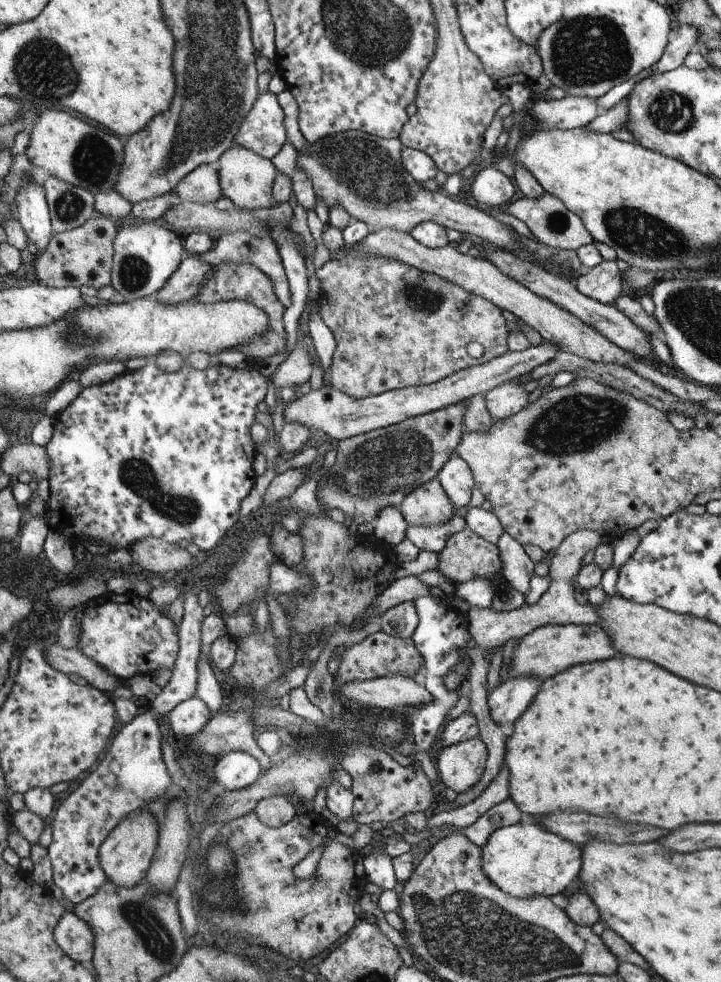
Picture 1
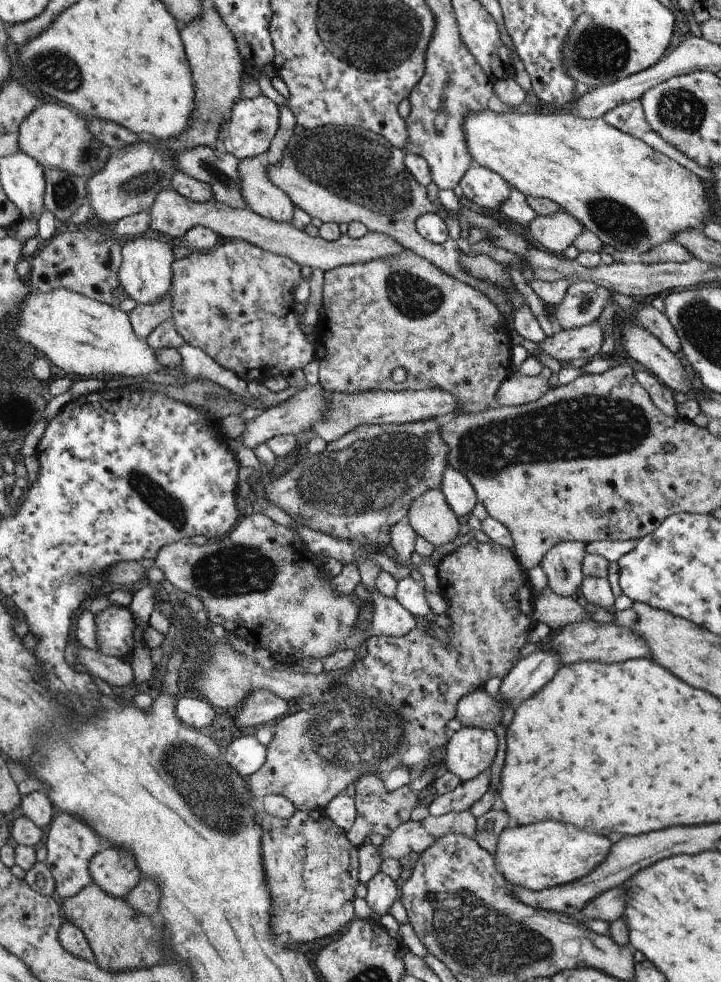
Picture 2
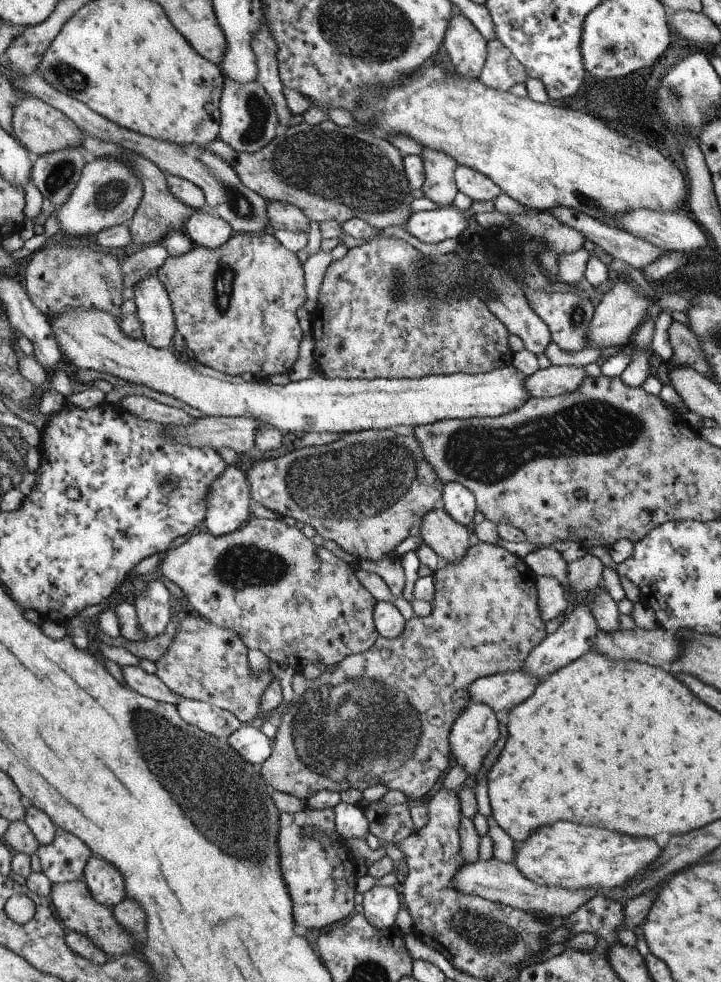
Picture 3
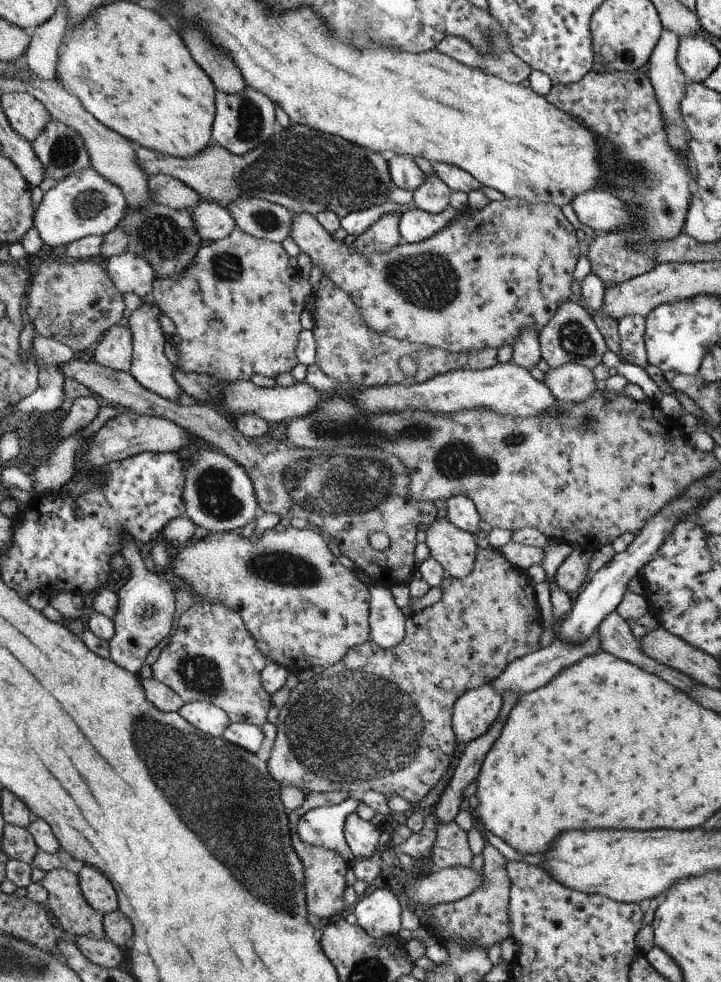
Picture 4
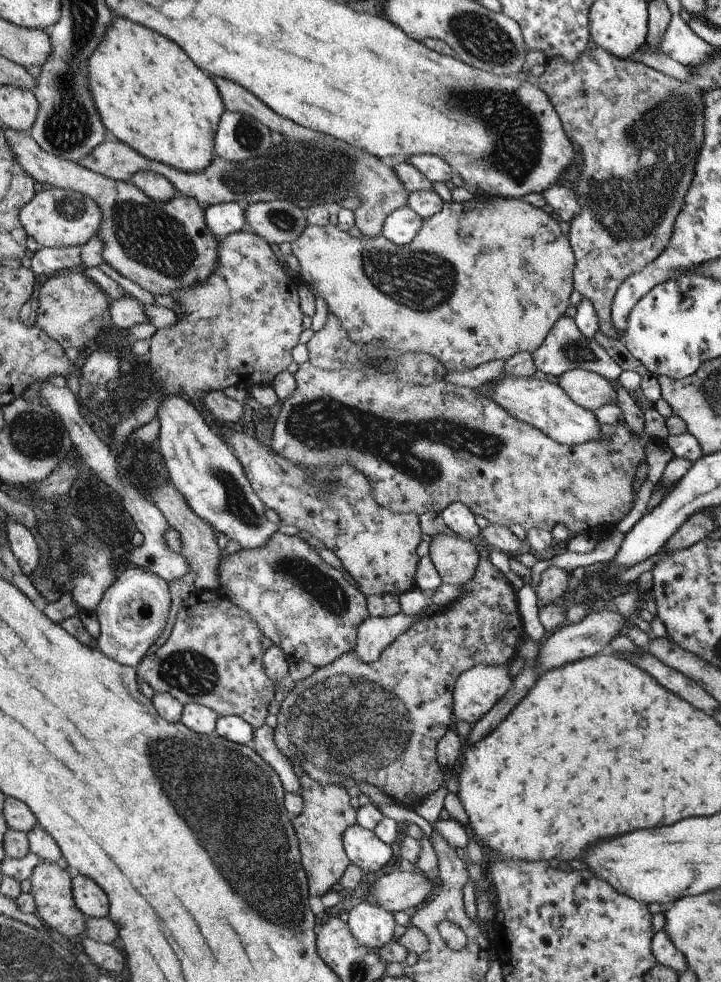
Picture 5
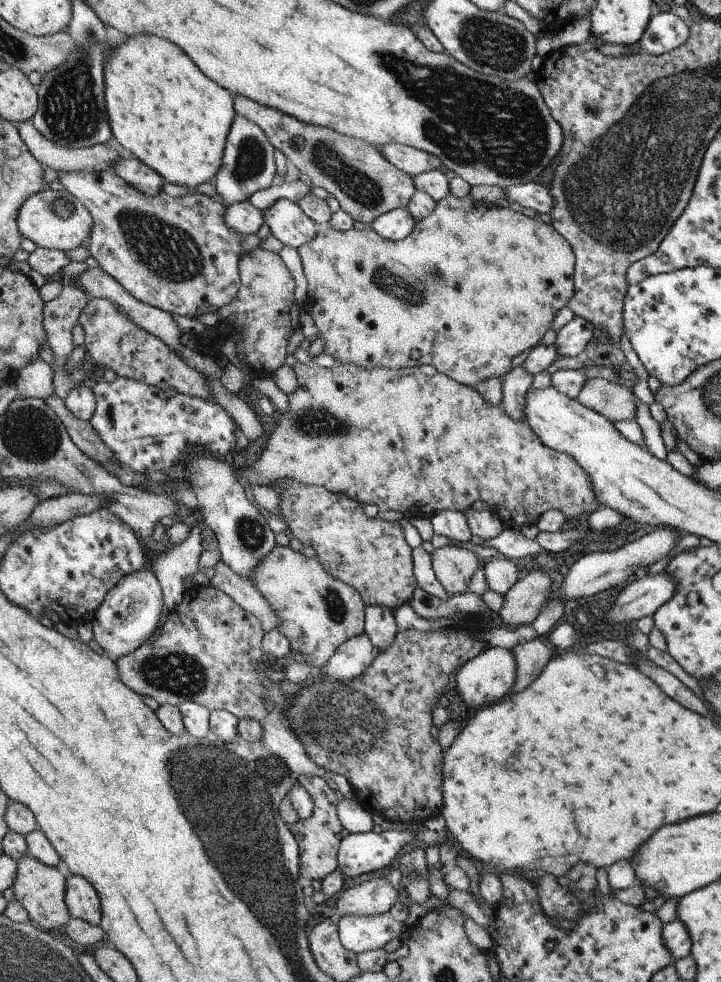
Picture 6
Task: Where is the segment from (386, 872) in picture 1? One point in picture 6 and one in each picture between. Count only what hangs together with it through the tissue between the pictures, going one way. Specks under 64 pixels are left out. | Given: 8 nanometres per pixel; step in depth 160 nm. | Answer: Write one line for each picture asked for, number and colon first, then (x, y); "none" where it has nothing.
2: (383, 890)
3: (381, 904)
4: (379, 913)
5: (373, 926)
6: (358, 934)

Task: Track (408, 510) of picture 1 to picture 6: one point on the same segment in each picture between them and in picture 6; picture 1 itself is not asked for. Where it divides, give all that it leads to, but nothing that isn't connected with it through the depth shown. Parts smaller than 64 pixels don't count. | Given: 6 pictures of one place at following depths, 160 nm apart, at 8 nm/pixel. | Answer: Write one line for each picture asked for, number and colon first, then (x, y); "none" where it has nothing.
2: (432, 517)
3: (449, 540)
4: (454, 549)
5: (455, 559)
6: (453, 566)

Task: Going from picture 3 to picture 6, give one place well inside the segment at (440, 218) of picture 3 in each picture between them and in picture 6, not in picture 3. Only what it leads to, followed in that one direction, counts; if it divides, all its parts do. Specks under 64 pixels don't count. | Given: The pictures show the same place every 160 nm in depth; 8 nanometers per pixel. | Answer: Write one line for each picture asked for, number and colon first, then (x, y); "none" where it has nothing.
4: (415, 225)
5: (402, 226)
6: (396, 225)

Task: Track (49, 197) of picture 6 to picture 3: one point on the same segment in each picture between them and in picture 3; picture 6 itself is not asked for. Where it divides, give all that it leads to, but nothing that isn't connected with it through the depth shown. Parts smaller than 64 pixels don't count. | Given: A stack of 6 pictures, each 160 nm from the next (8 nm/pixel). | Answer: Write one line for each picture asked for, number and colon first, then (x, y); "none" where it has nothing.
3: (109, 193)
4: (79, 206)
5: (58, 217)

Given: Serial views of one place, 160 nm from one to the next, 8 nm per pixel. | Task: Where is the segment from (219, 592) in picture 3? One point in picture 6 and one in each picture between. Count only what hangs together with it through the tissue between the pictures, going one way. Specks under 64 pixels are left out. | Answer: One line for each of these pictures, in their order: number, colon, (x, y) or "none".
4: (298, 601)
5: (307, 608)
6: (317, 613)

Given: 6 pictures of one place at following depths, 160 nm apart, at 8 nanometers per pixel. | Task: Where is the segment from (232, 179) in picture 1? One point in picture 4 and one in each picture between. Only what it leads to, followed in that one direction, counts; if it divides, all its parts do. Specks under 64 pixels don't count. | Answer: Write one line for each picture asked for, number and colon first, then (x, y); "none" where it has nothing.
2: (261, 195)
3: (282, 215)
4: (476, 283)

